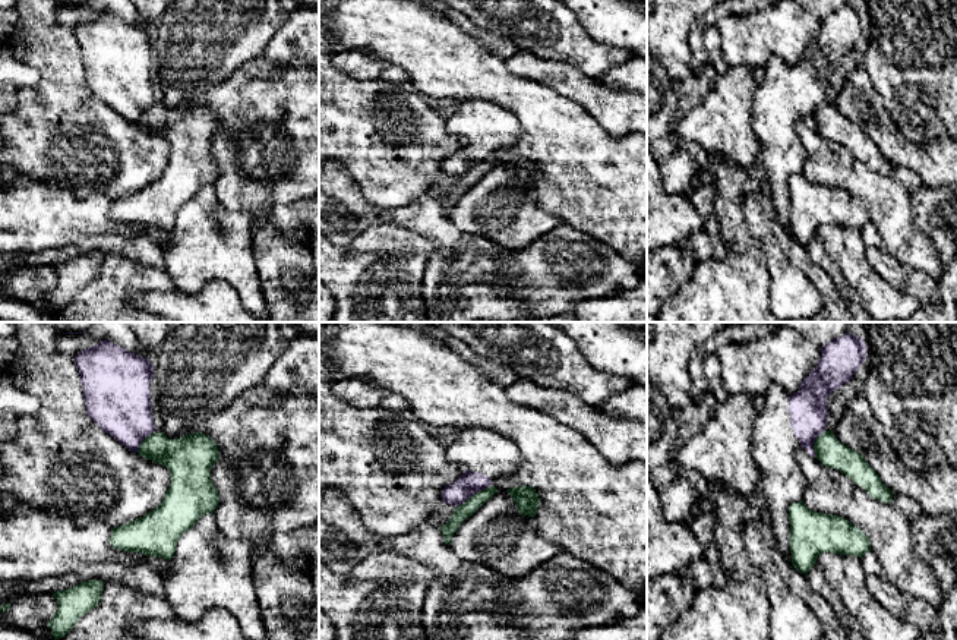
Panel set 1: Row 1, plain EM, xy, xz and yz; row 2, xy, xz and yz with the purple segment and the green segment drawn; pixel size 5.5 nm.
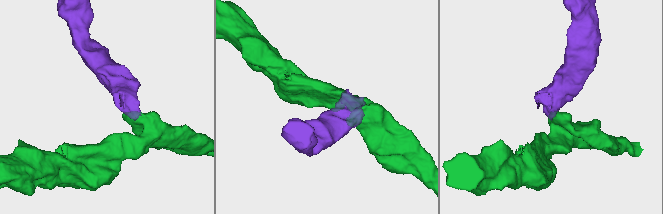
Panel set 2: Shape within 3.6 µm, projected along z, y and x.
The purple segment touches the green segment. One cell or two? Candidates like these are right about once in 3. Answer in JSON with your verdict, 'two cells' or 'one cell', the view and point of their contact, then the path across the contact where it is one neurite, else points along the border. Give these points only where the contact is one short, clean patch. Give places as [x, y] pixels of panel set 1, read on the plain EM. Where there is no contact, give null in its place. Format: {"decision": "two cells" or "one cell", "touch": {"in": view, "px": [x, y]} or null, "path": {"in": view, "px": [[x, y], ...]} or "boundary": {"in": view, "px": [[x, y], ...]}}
{"decision": "two cells", "touch": {"in": "xz", "px": [473, 166]}, "boundary": {"in": "xz", "px": [[490, 157], [474, 164], [455, 179]]}}

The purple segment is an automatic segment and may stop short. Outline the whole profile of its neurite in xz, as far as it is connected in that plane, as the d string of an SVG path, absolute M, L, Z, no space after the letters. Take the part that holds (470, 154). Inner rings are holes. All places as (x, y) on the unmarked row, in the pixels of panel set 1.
M468 100L445 116L446 132L465 144L440 165L443 176L458 179L474 165L492 158L492 152L519 141L518 117L487 100Z

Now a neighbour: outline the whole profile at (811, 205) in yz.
M803 173L789 179L792 237L803 246L822 224L862 230L871 223L868 208L844 189L809 182Z

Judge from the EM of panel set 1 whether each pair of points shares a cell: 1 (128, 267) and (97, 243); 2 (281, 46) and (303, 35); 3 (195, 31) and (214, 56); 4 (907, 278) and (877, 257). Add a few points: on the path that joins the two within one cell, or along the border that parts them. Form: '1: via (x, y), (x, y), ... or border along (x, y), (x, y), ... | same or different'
1: border along (117, 255), (151, 265) | different
2: via (286, 40), (297, 37) | same
3: via (201, 37), (201, 43), (208, 50) | same
4: via (900, 276), (884, 264) | same

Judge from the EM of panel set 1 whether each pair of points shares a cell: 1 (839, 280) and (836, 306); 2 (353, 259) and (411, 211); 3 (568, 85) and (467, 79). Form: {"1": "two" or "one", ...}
{"1": "two", "2": "two", "3": "two"}

